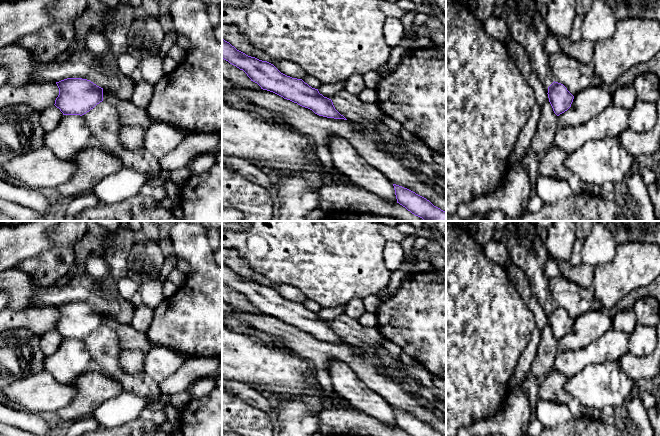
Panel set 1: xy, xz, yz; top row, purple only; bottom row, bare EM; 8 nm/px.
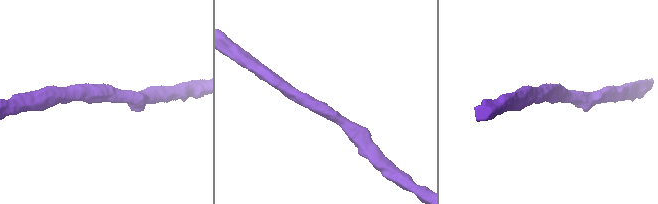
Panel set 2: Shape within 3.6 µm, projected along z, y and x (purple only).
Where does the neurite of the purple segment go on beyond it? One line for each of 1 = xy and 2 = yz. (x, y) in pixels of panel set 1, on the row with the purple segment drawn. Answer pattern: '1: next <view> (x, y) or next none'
1: next none
2: next none

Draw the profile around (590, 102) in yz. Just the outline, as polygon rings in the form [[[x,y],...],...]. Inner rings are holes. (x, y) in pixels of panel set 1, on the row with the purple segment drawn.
[[[597,85],[584,89],[574,96],[571,107],[558,116],[557,127],[581,125],[612,105],[613,93]]]

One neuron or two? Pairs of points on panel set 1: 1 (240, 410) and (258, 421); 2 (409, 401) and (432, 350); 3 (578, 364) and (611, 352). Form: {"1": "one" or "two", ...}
{"1": "one", "2": "two", "3": "one"}

